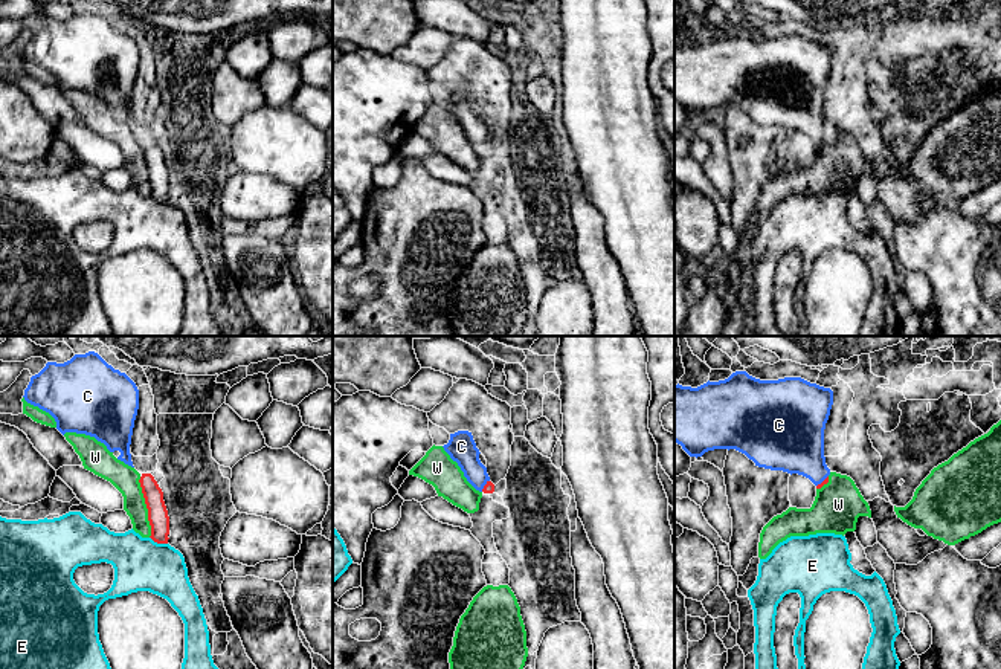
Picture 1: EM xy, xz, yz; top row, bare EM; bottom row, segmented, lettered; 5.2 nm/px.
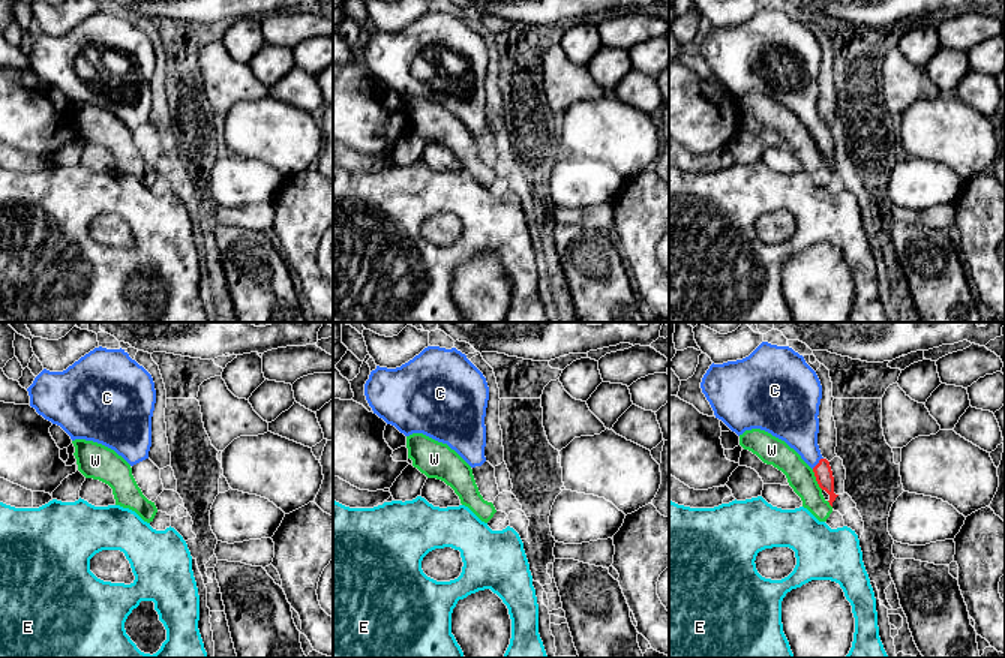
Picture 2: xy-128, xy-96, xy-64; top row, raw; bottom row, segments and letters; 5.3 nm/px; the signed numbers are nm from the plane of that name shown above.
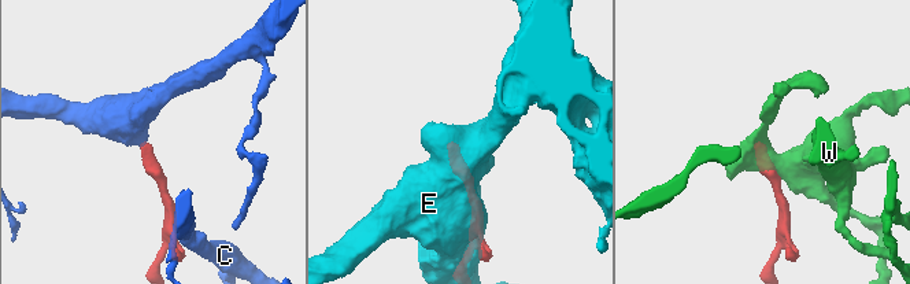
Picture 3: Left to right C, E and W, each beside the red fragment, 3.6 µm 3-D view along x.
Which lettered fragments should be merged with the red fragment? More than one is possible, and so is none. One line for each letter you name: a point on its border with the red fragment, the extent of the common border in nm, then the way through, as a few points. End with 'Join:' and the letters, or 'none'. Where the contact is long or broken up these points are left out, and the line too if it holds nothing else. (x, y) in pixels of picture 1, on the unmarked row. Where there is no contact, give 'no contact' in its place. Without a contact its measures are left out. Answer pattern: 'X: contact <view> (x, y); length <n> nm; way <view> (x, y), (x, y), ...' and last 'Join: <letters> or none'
C: contact xz (484, 144); length 80 nm; way xz (489, 145), (484, 144), (461, 104)
Join: C

